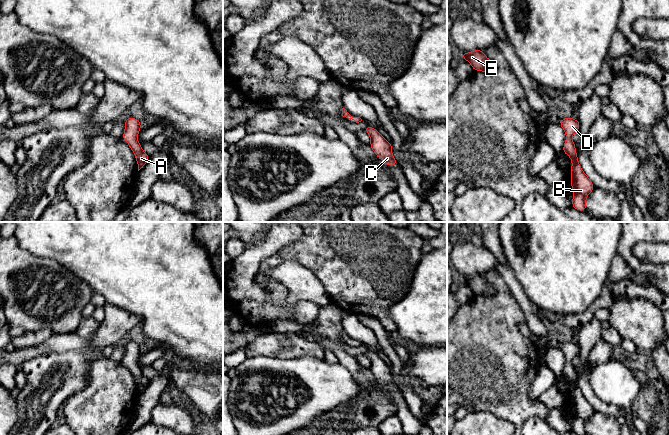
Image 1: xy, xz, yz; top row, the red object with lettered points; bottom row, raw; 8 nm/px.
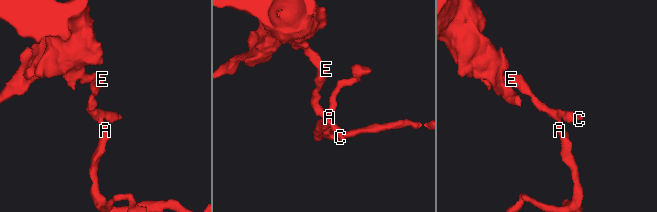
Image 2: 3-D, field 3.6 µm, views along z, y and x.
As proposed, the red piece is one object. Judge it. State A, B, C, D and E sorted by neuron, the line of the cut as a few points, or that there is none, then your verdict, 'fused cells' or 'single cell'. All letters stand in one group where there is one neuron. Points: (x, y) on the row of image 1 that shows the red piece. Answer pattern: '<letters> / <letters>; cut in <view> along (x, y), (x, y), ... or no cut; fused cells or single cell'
A B C D E; no cut; single cell

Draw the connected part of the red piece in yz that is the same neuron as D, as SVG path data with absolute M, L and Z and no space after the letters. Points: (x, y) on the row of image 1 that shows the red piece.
M563 118L559 125L564 129L566 141L563 146L563 153L567 154L571 161L571 187L573 190L572 207L578 211L587 211L586 198L595 188L591 180L582 170L576 154L575 143L572 135L579 131L580 122L574 118Z

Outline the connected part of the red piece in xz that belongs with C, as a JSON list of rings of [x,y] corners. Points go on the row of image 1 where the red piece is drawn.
[[[370,125],[364,129],[371,138],[370,147],[375,155],[389,166],[395,166],[398,161],[393,157],[392,144],[387,141],[375,128]]]

